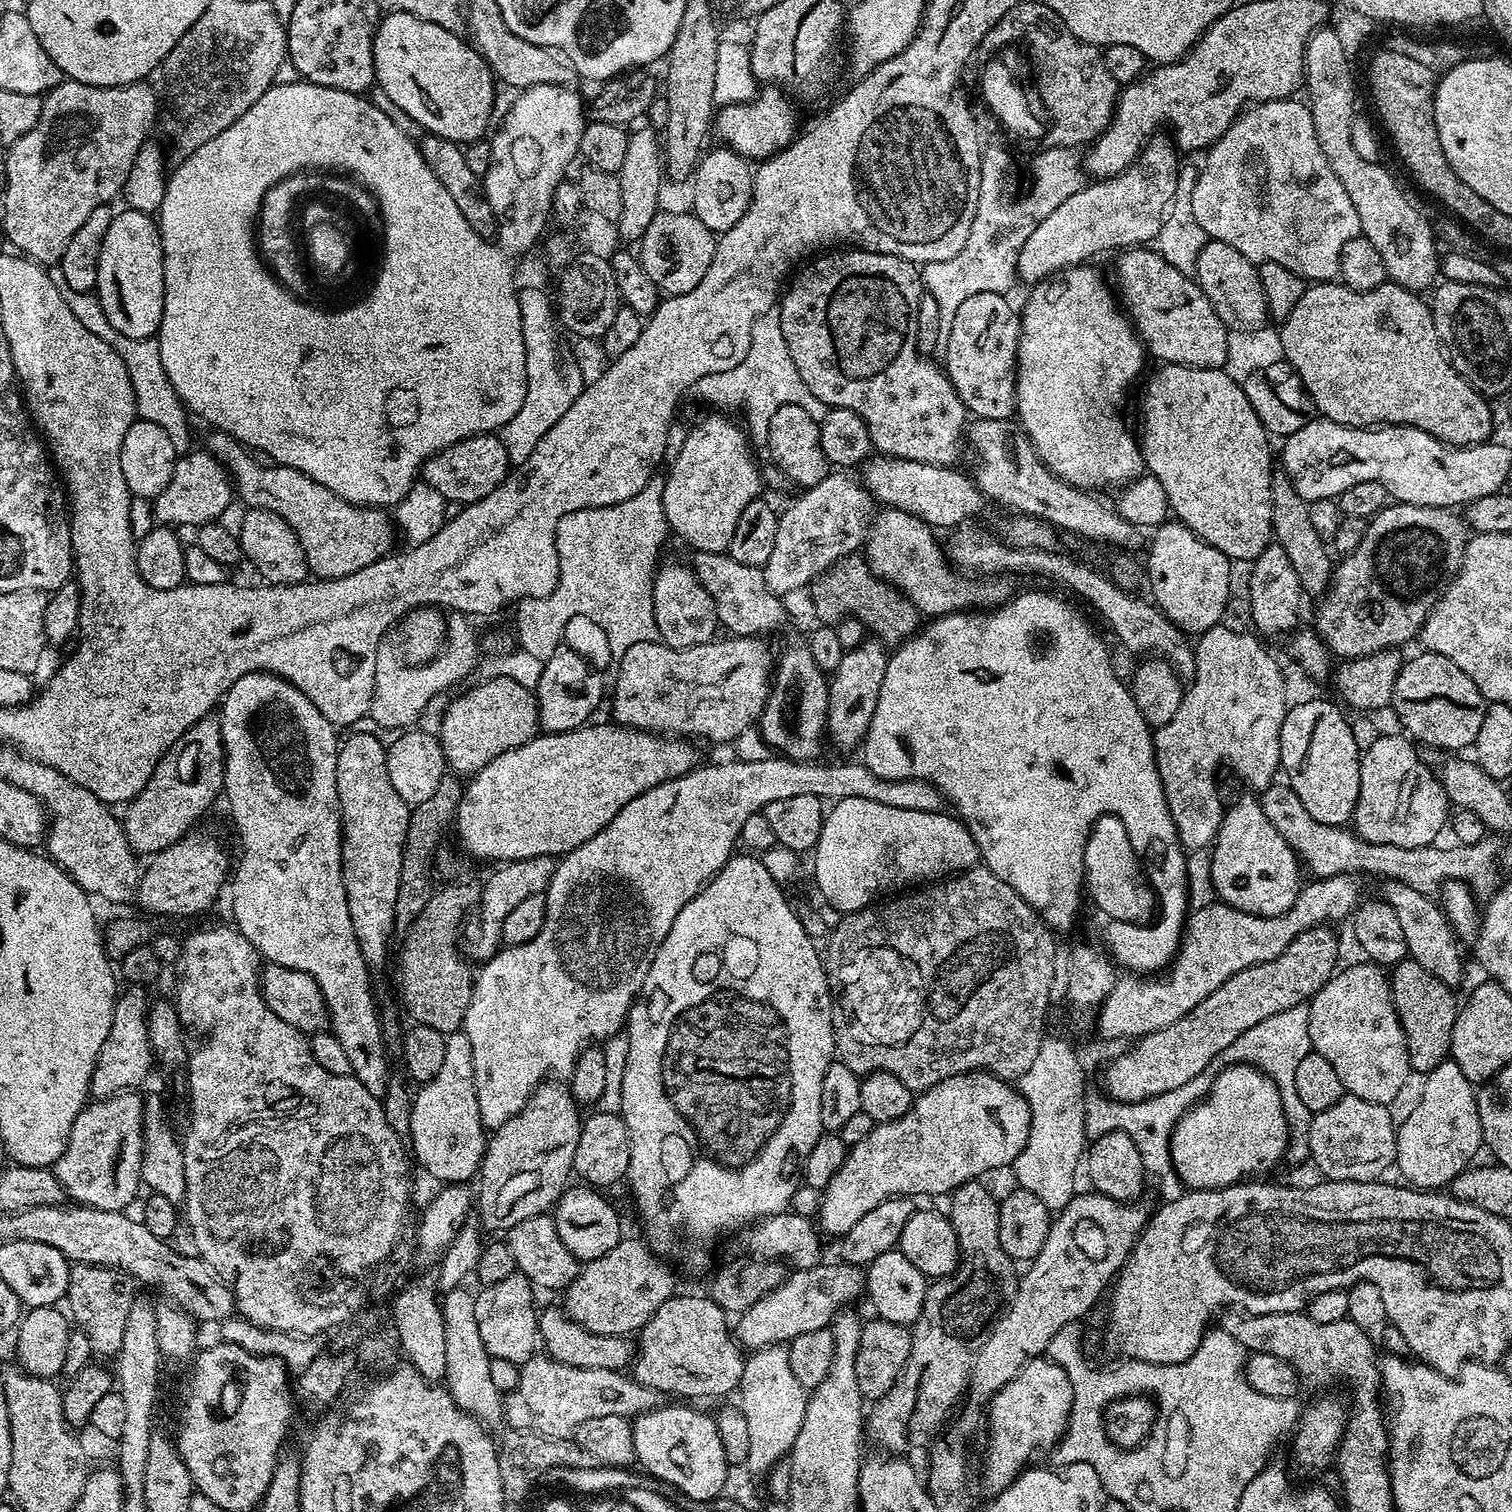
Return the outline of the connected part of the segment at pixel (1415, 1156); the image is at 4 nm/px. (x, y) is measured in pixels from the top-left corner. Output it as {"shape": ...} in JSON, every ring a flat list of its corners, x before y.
{"shape":[[1450,1058,1444,1060,1441,1066,1428,1072,1423,1080,1425,1082,1418,1102,1403,1124,1401,1122,1397,1127,1394,1164,1407,1185,1421,1191,1433,1191,1443,1189,1442,1186,1451,1185,1454,1177,1471,1165,1473,1161,1471,1159,1477,1154,1479,1148,1483,1147,1484,1135,1481,1132,1481,1122,1478,1118,1475,1087,1456,1063]]}

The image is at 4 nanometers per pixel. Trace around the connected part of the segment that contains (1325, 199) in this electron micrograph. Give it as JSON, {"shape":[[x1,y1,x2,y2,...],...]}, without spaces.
{"shape":[[1296,99,1267,100,1261,104,1252,104,1236,116,1228,129,1203,153,1204,165,1196,172,1196,185,1192,191,1192,209,1194,218,1198,218,1198,226,1206,230,1208,237,1226,242,1226,246,1234,246,1238,254,1242,254,1253,264,1259,266,1267,260,1278,262,1278,266,1286,266,1286,270,1298,274,1306,282,1332,282,1337,279,1340,271,1342,246,1346,246,1350,238,1361,235,1358,210,1354,210,1354,202,1350,202,1350,194,1346,194,1342,182,1338,182,1334,170,1330,170,1330,162,1326,162,1326,154,1322,154,1322,146,1318,146,1318,138,1314,134,1314,118,1310,114,1307,103,1303,99]]}

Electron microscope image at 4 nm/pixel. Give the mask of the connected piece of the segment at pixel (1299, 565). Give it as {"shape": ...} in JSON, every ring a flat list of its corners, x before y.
{"shape":[[1283,470,1273,471,1272,489,1270,490,1270,518,1272,519,1272,535,1275,543,1286,550,1286,558,1290,558,1290,566,1298,573,1298,582,1305,593,1319,597,1328,591,1332,583,1334,571,1333,553,1329,545,1314,530,1314,522,1310,522,1309,501,1304,500,1294,490,1294,484]]}

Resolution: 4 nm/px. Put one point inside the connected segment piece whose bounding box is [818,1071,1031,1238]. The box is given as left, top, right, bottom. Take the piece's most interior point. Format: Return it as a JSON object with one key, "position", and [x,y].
{"position":[959,1129]}

